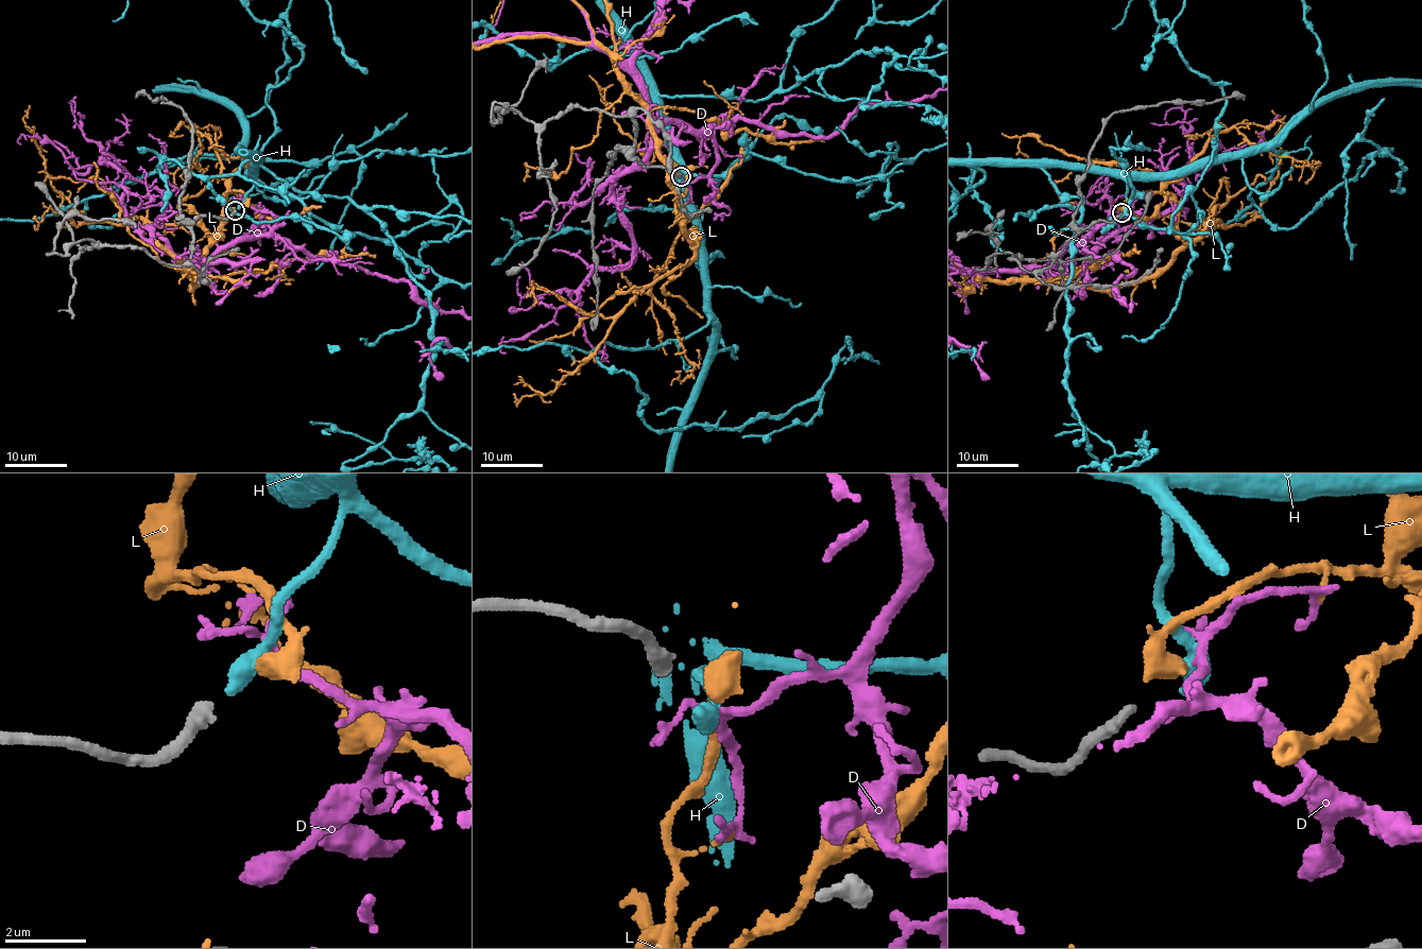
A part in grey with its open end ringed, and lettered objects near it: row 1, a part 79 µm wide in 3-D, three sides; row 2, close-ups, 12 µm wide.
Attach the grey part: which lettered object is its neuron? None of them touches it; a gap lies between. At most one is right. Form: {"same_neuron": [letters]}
{"same_neuron": ["H"]}

